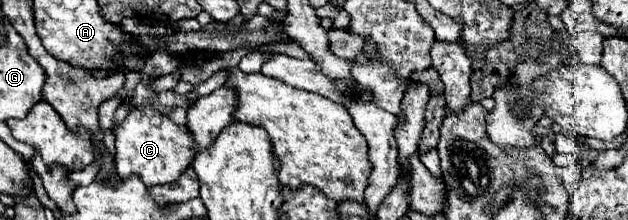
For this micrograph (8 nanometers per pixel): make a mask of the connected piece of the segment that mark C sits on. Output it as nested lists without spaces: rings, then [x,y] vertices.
[[[133,110],[121,124],[113,126],[111,132],[115,136],[117,174],[121,178],[139,176],[147,186],[177,180],[195,156],[193,140],[189,138],[185,126],[177,126],[167,116],[163,118],[153,110]]]

